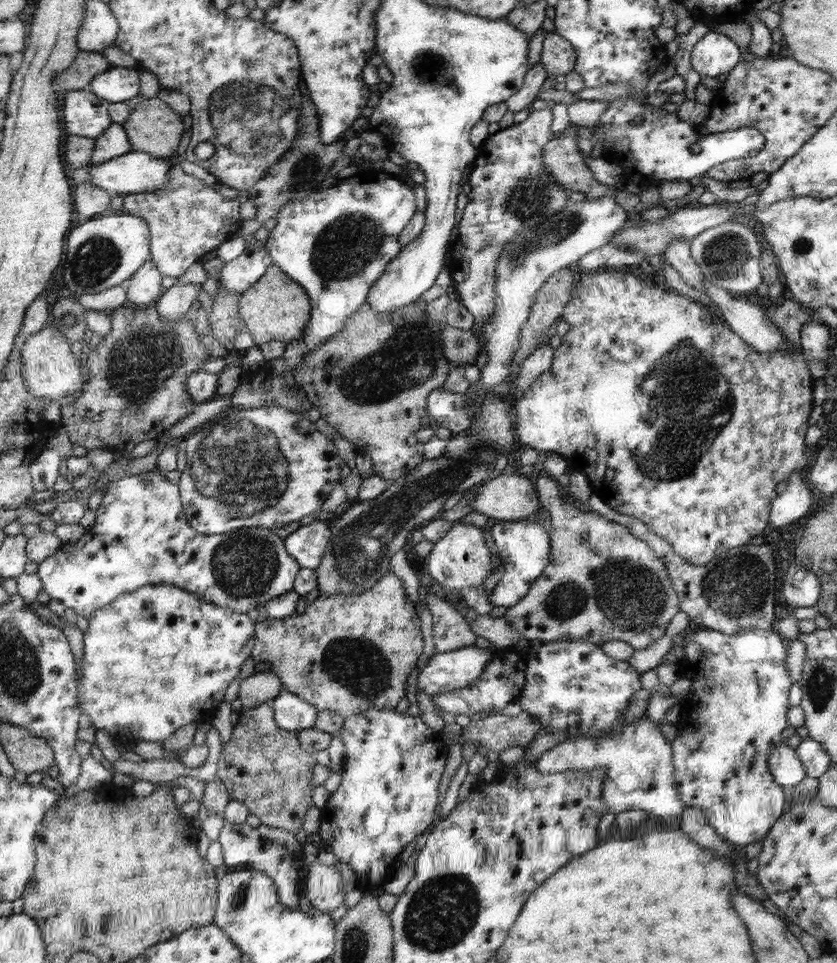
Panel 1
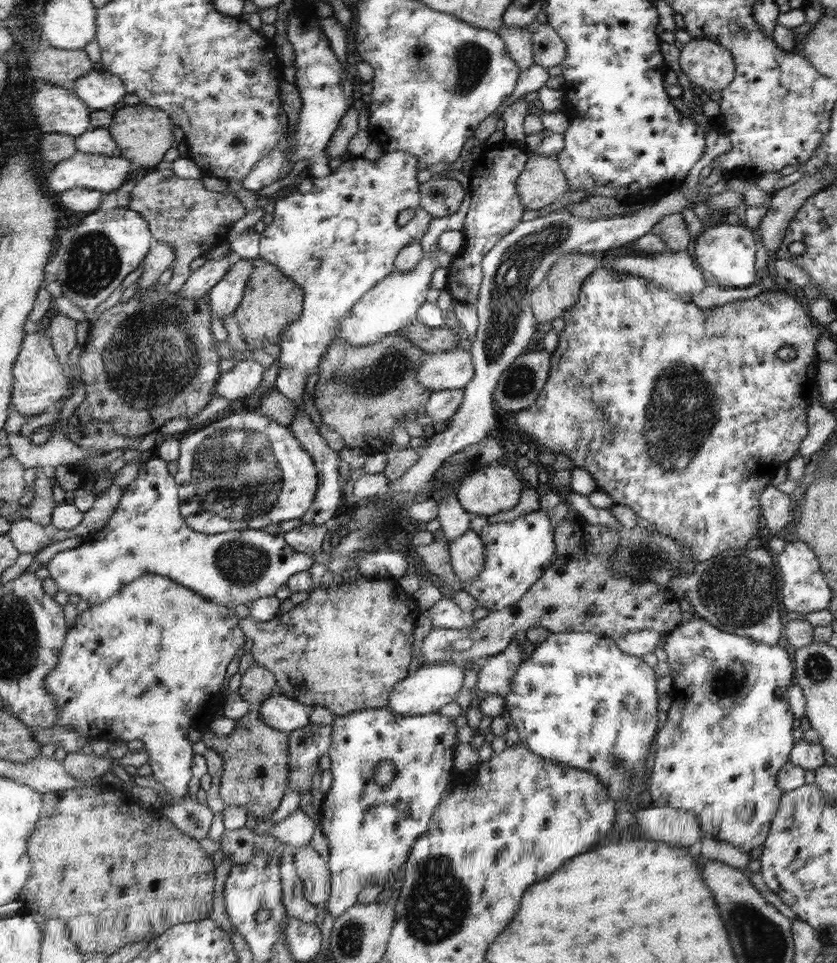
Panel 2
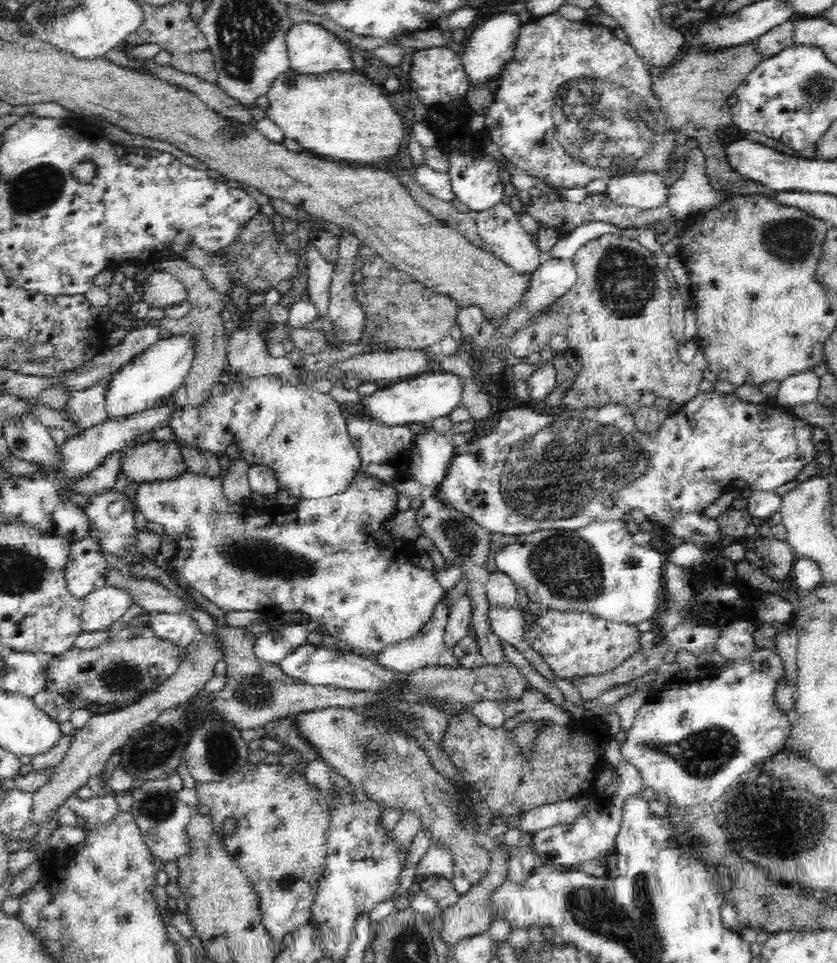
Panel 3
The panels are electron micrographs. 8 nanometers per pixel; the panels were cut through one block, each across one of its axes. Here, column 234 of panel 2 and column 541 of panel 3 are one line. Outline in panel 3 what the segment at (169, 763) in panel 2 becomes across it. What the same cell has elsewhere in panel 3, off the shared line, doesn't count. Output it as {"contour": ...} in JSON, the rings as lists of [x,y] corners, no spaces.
{"contour":[[[552,609],[540,614],[538,624],[530,626],[524,638],[530,640],[530,646],[540,652],[558,676],[574,682],[578,677],[604,674],[620,666],[630,654],[642,648],[640,633],[634,624],[604,620],[590,613]]]}

